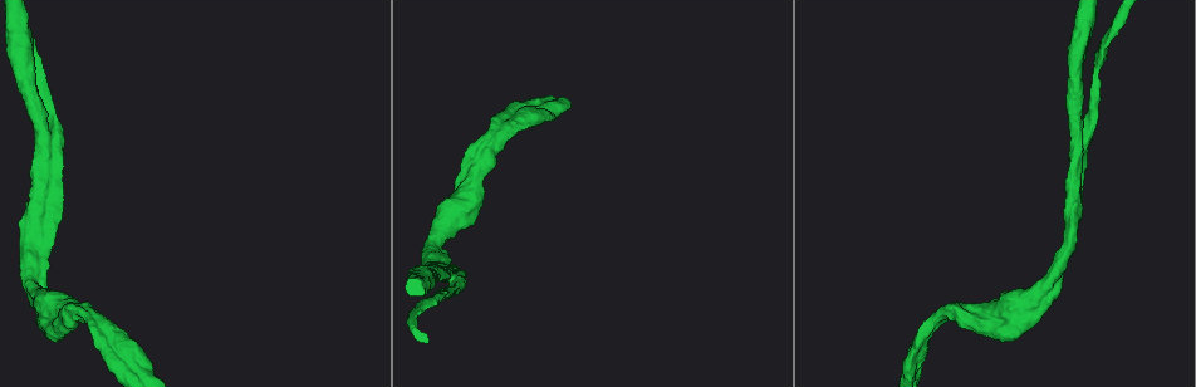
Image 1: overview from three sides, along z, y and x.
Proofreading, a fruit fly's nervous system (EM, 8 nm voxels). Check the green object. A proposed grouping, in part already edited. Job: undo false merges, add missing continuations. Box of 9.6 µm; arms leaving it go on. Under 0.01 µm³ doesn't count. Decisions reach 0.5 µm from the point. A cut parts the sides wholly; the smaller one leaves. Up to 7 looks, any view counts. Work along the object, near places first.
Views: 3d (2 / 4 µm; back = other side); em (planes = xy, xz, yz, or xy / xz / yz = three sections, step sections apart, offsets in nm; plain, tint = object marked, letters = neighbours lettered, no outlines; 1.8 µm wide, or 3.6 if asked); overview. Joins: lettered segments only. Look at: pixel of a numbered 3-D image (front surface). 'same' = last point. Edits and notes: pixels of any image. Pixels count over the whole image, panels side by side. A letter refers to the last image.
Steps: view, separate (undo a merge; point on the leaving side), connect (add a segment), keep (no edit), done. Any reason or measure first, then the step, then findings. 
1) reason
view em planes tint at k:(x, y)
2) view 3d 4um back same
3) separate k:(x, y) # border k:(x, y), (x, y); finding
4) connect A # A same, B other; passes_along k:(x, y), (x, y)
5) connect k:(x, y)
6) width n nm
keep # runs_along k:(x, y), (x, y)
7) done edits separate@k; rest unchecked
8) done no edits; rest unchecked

branch stops here
view 3d 4um at 1:(990, 336)

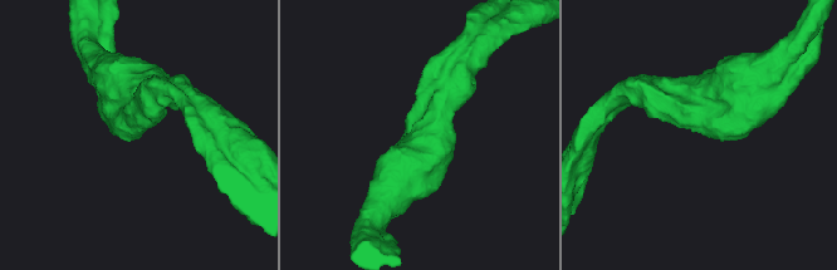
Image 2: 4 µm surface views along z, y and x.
view em 3.6um xz step 16 tint at 2:(701, 132)

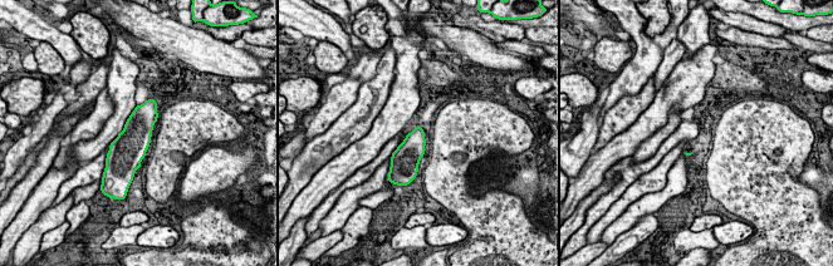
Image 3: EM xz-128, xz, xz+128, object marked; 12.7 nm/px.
cut it another way
view em 3.6um planes letters same

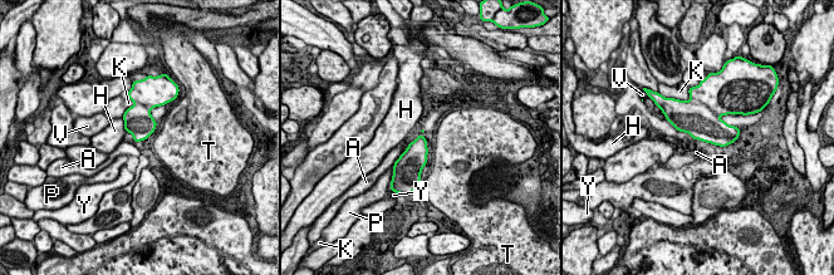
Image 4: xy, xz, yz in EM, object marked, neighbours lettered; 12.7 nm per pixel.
keep # A other, H other, K other, P other, T other, V other, Y other; border 4:(408, 145), (392, 166); none of them fits

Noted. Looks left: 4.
view em planes letters at 1:(507, 124)

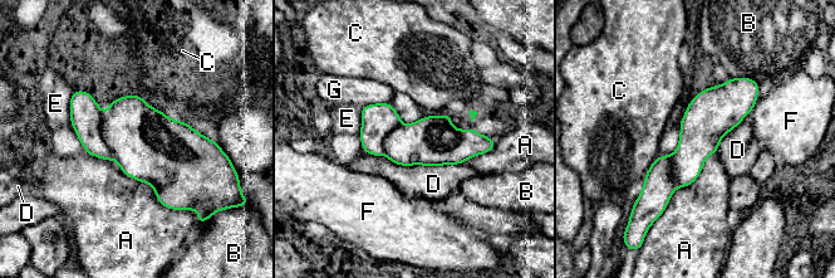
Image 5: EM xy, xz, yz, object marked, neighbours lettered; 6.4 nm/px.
width 300 nm; longest_contact A 750 nm
keep # A other, B other, C other, D other, E other, F other, G other; all the same neuron

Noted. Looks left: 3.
arms part here
view 3d 4um at 1:(27, 243)

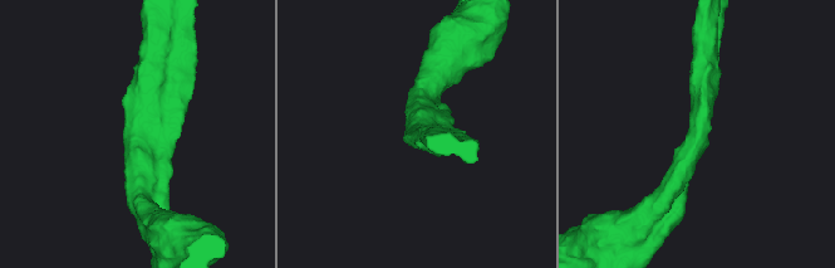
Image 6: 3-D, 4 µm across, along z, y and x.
view em xz step 16 tint at 6:(138, 134)

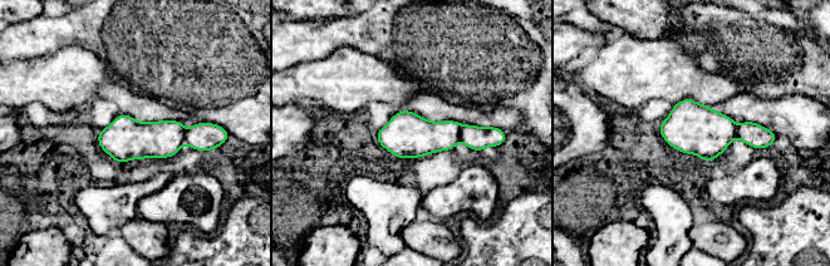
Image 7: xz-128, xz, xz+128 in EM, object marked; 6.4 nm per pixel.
see the neighbours
view em xz step 16 letters same

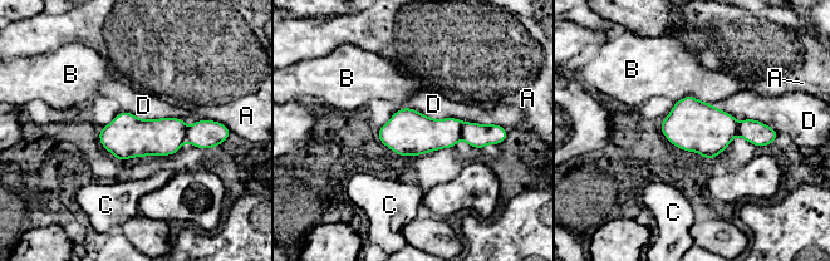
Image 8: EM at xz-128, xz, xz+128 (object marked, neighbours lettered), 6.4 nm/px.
width 280 nm
keep # A other, B other, C other, D other; border 8:(404, 106), (433, 118), (500, 126); continuous, no second neuron

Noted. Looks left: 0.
done no edits; rest unchecked

